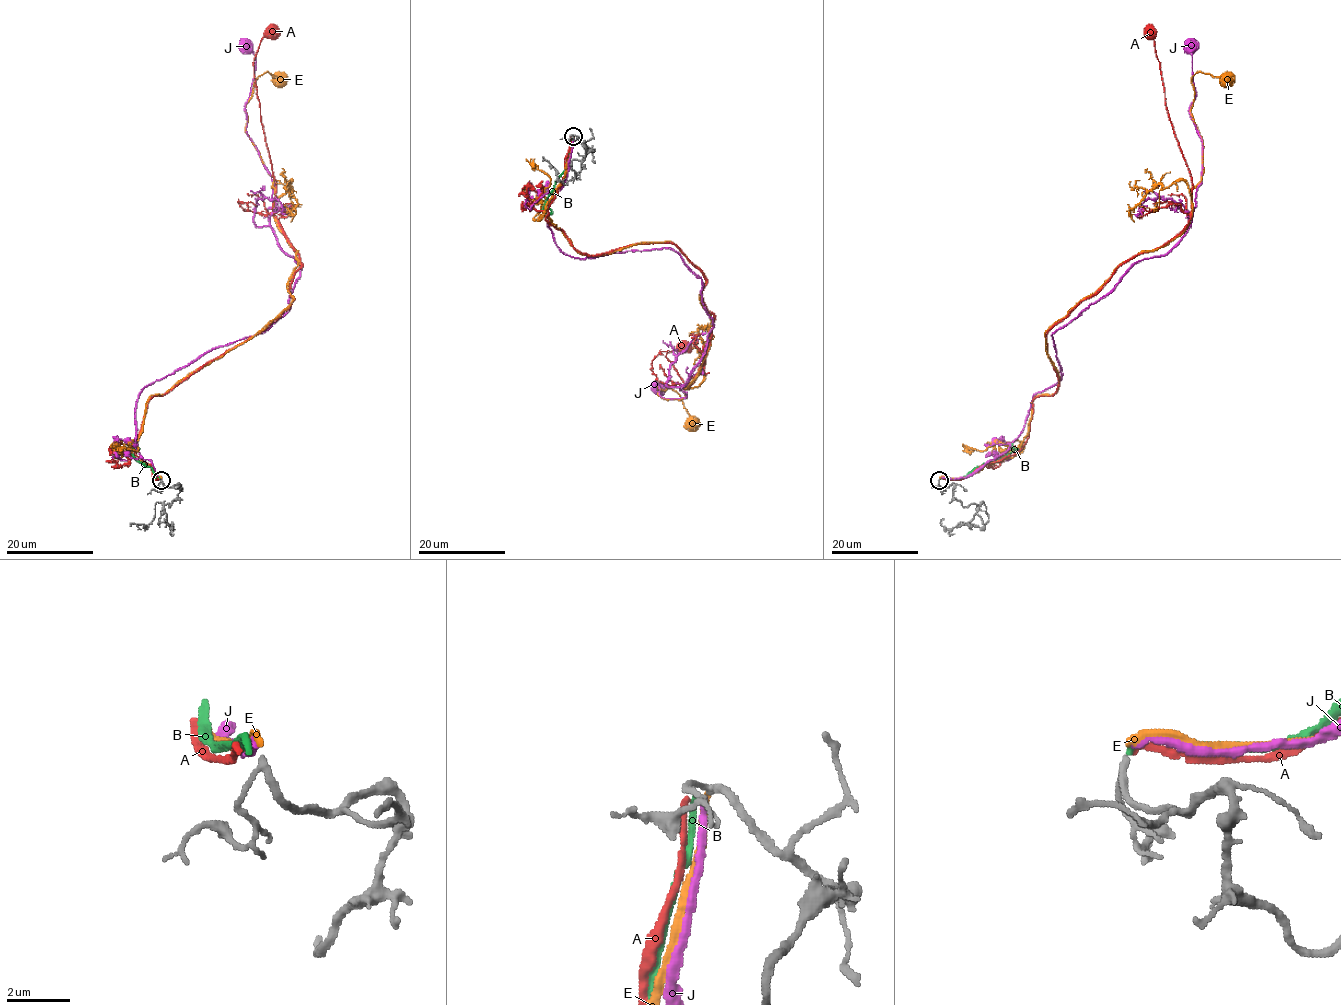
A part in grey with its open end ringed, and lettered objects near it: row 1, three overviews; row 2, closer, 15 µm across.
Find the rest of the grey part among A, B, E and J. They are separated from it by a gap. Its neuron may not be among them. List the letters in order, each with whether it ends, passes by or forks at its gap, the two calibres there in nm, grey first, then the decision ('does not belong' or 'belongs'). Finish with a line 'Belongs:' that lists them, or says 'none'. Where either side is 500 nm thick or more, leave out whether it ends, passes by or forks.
A: it ends | 180/200 nm | does not belong
B: it ends | 180/180 nm | does not belong
E: it ends | 180/220 nm | does not belong
J: it ends | 180/200 nm | belongs
Belongs: J

